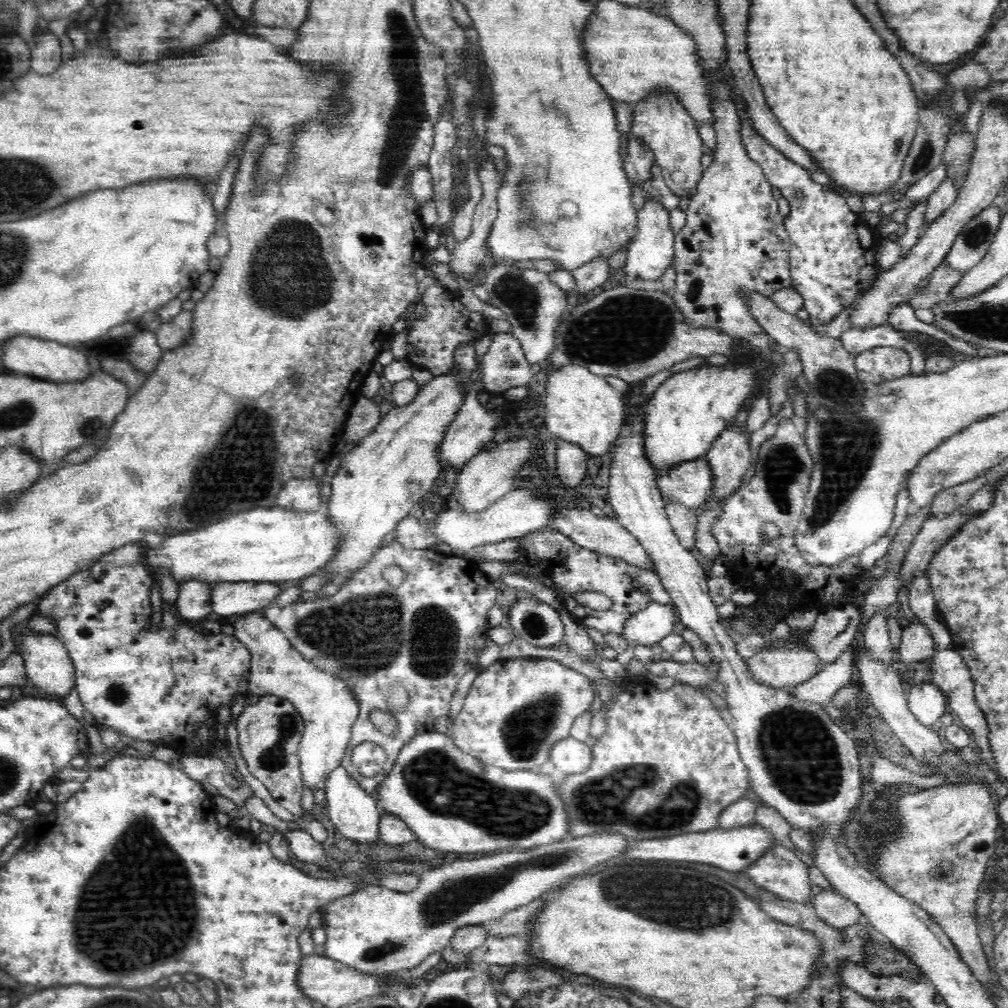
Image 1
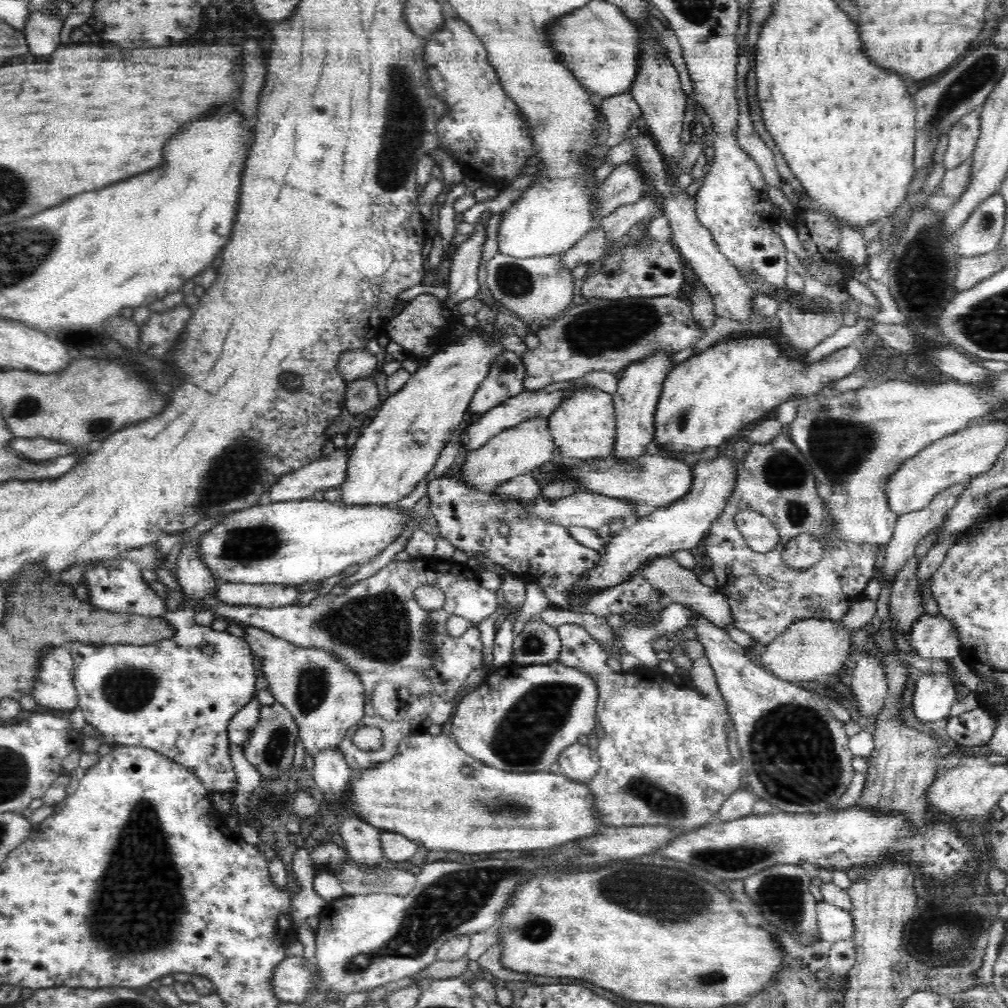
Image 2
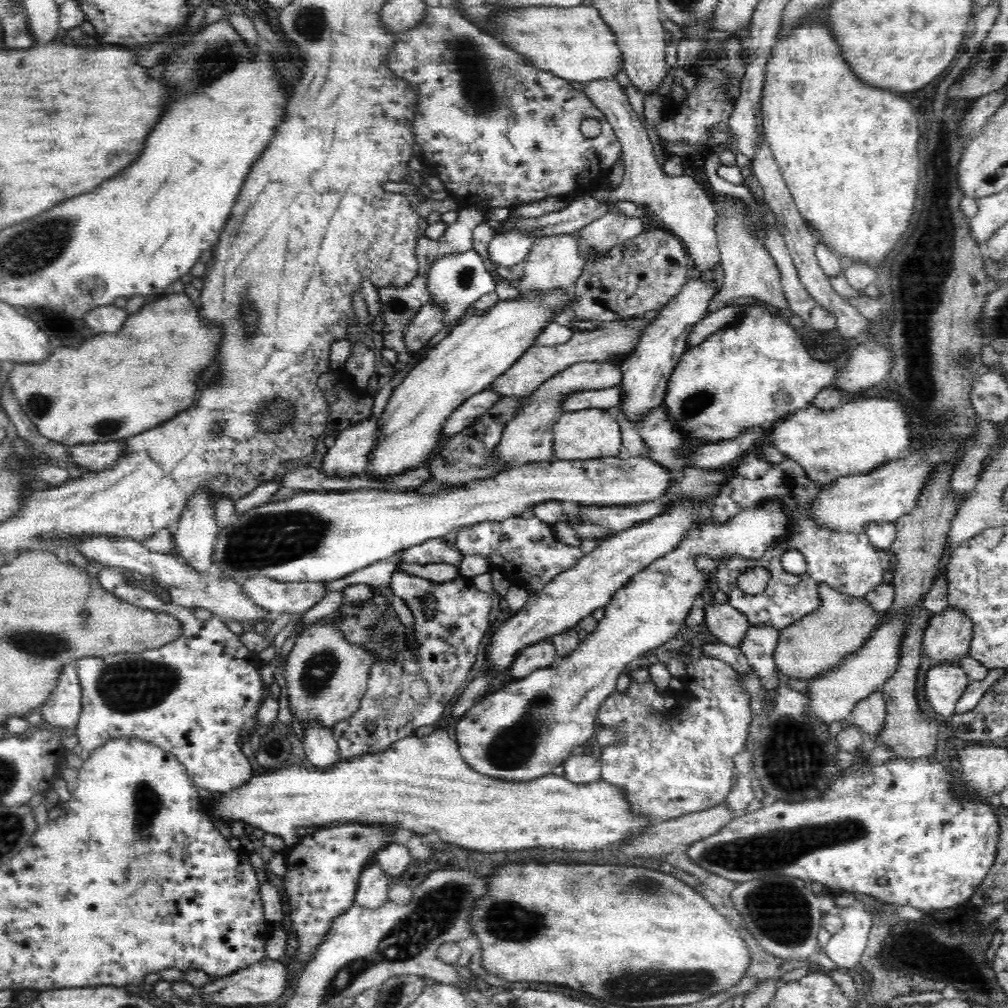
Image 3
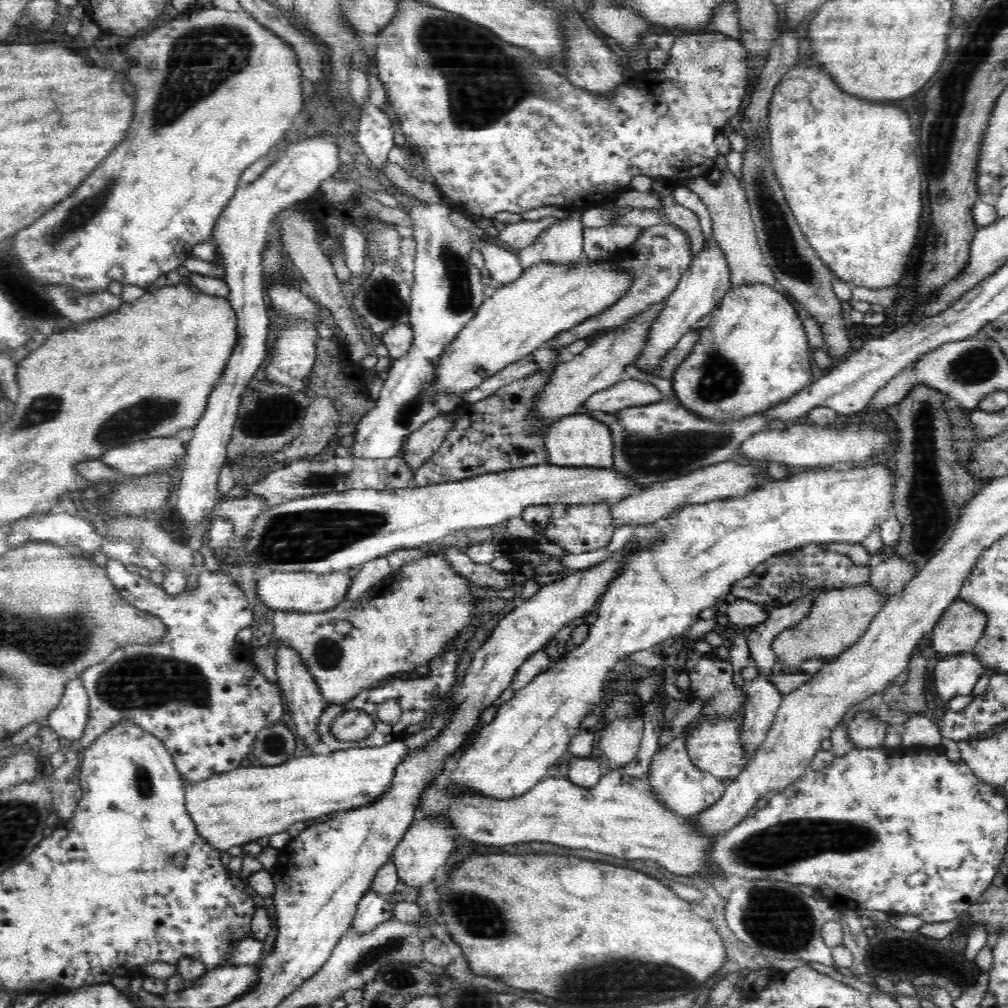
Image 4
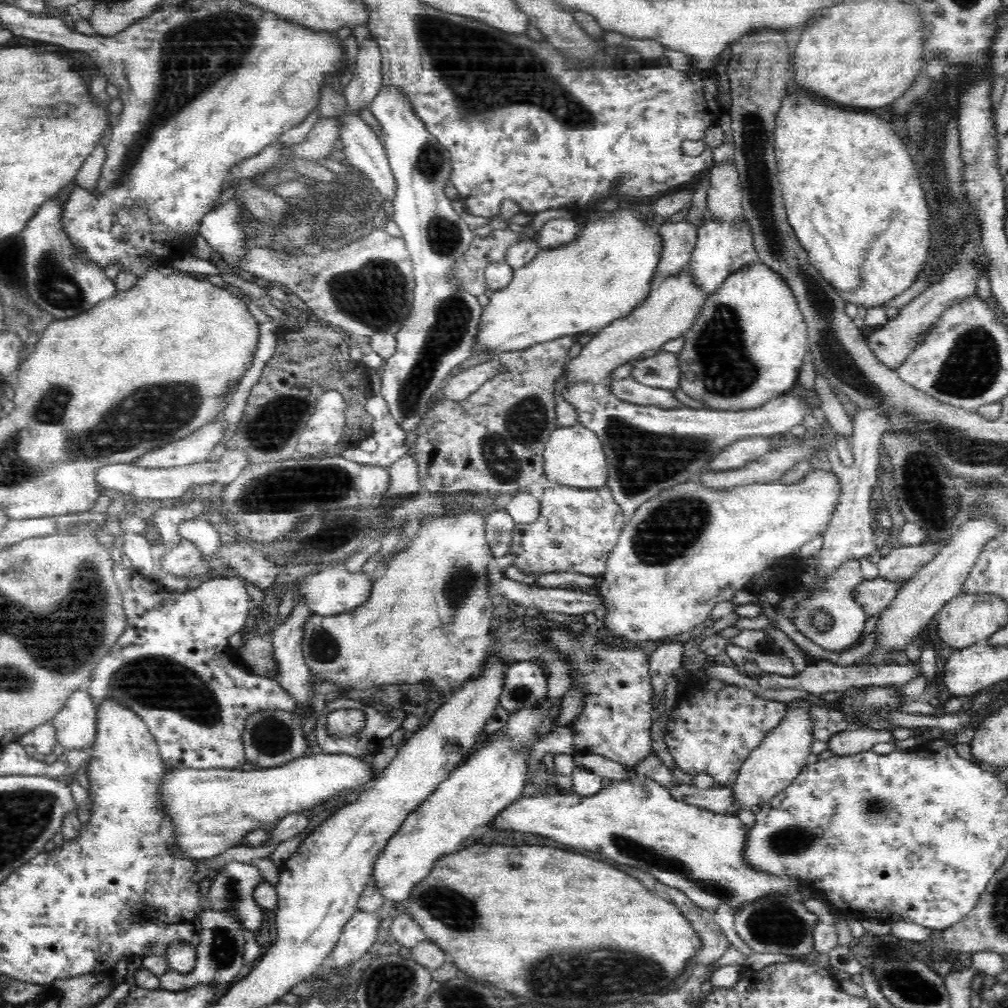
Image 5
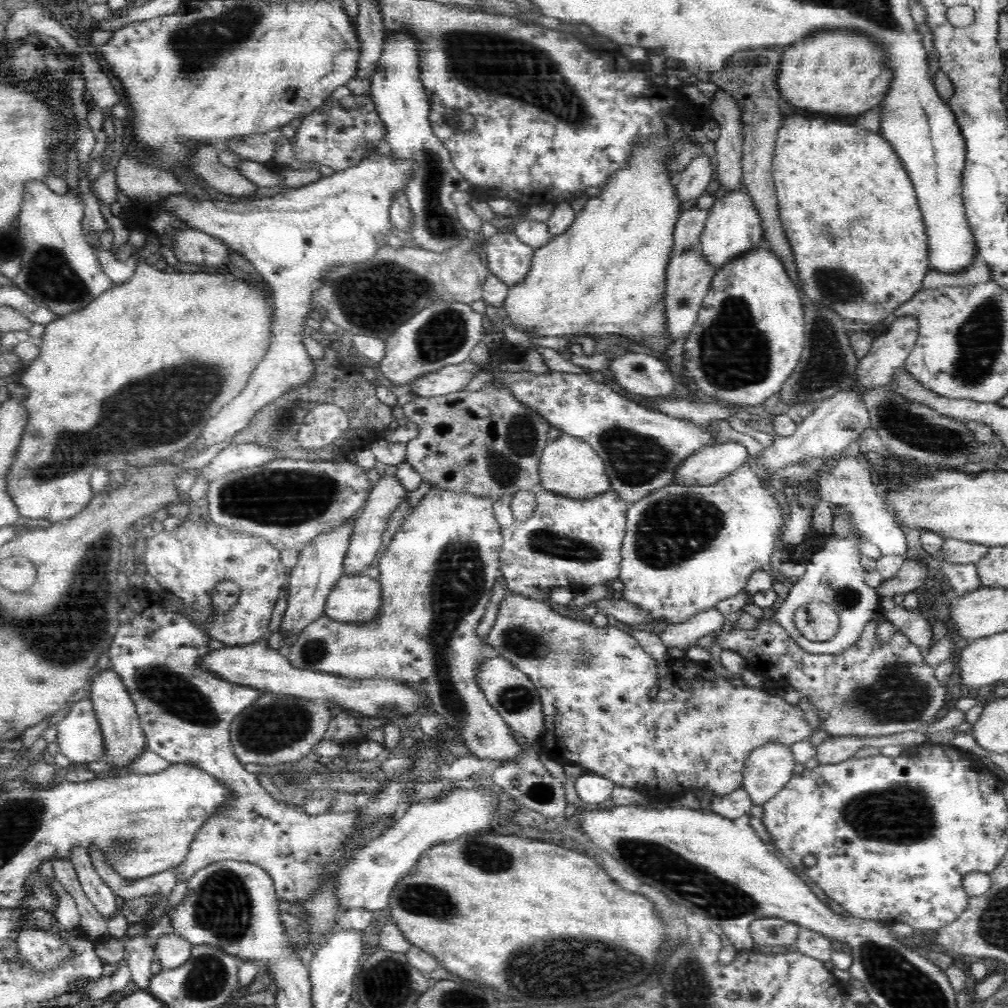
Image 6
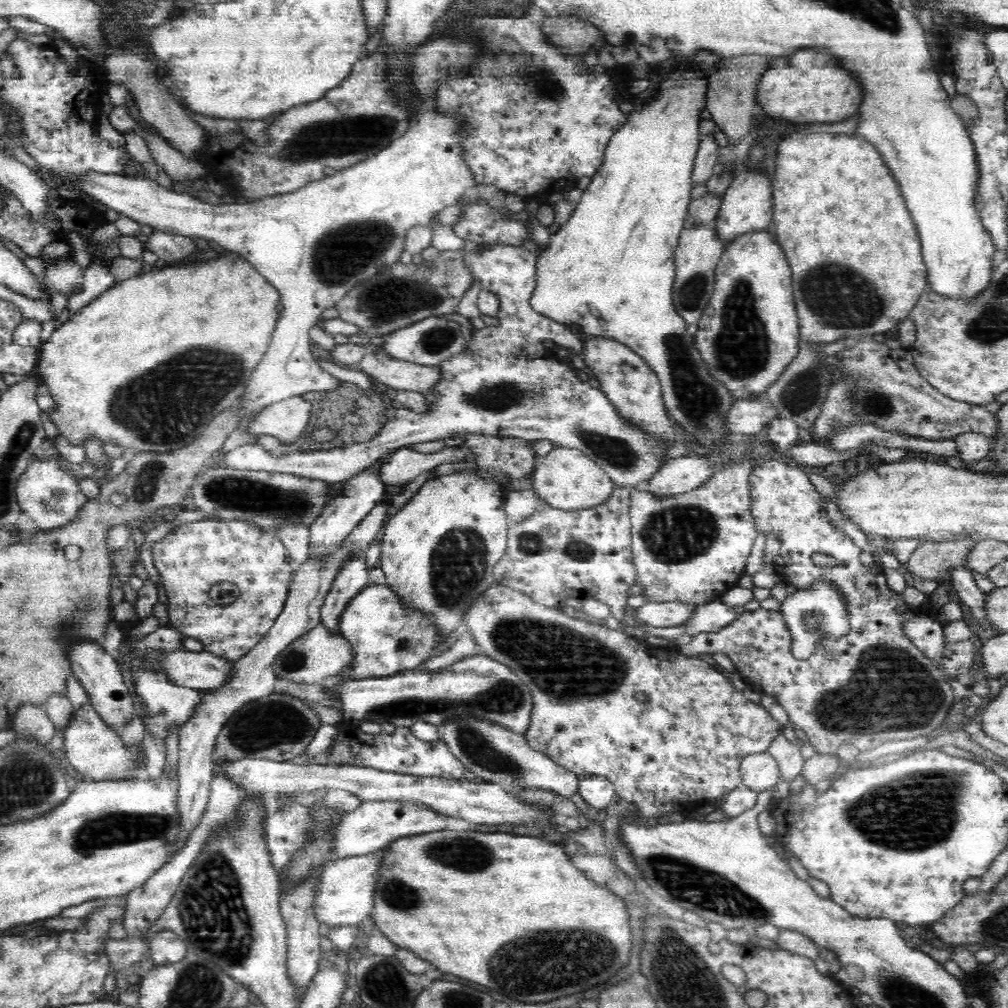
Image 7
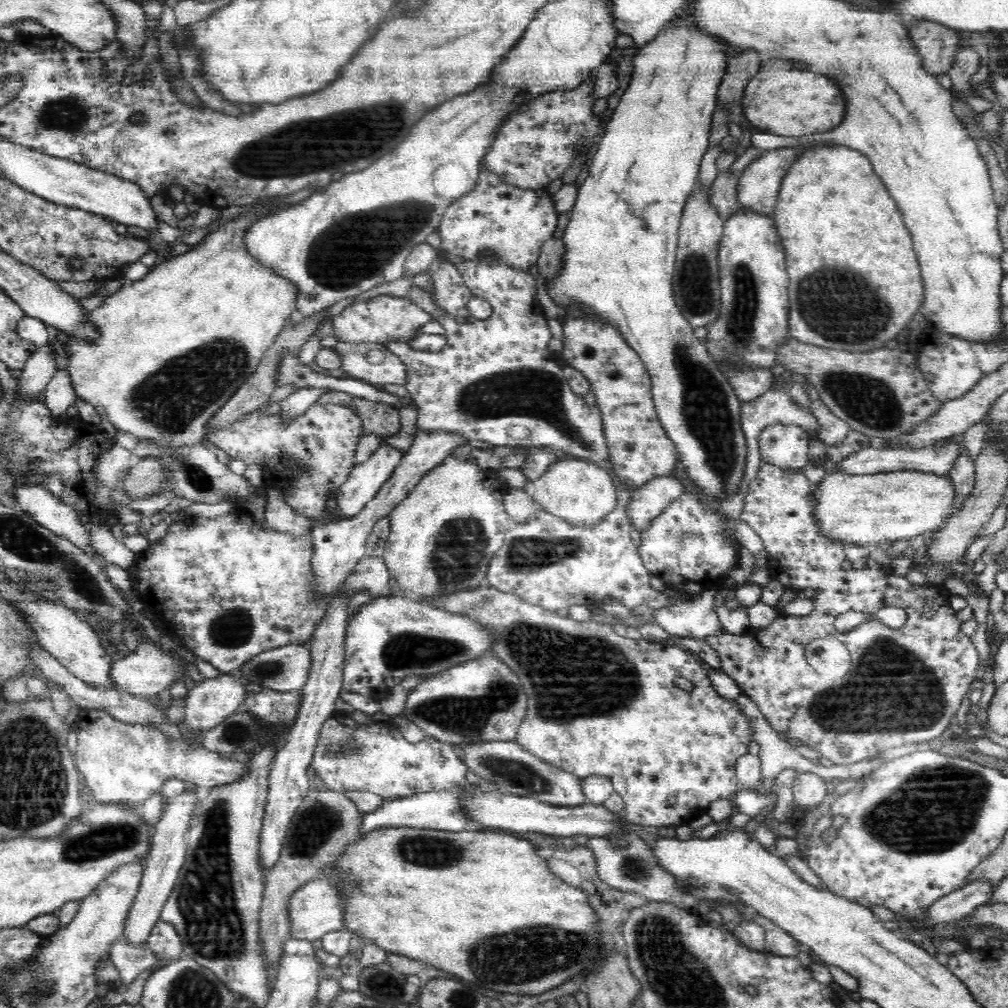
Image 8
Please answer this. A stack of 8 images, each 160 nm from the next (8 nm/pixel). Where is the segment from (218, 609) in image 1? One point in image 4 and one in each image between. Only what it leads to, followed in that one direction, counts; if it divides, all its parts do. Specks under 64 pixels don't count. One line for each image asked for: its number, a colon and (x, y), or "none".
2: (260, 595)
3: (276, 596)
4: (305, 591)

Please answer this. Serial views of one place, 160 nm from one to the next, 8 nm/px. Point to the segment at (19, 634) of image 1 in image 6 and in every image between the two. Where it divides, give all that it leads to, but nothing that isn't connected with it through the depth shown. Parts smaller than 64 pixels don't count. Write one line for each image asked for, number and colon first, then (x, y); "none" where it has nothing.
2: (54, 690)
3: (63, 708)
4: (69, 718)
5: (76, 724)
6: (79, 736)

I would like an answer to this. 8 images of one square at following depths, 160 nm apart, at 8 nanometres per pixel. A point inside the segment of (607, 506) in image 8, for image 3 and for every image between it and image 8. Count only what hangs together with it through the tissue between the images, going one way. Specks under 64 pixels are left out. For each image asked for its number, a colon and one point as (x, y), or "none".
3: (593, 433)
4: (578, 441)
5: (573, 457)
6: (570, 468)
7: (565, 479)

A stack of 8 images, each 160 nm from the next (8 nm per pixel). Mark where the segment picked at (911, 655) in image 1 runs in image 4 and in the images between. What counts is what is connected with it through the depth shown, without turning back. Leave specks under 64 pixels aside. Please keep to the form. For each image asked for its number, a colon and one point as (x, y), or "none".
2: (932, 637)
3: (947, 637)
4: (962, 625)

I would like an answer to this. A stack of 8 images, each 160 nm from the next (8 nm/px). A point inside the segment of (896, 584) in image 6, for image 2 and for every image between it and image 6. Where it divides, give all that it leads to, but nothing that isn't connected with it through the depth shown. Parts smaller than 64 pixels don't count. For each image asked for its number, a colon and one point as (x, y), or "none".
2: (809, 649)
3: (814, 644)
4: (839, 617)
5: (873, 596)

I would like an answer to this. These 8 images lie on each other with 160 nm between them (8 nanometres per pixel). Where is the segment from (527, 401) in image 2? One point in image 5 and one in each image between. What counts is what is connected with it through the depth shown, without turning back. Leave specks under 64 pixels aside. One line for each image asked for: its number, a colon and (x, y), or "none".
3: (608, 398)
4: (623, 394)
5: (626, 389)

